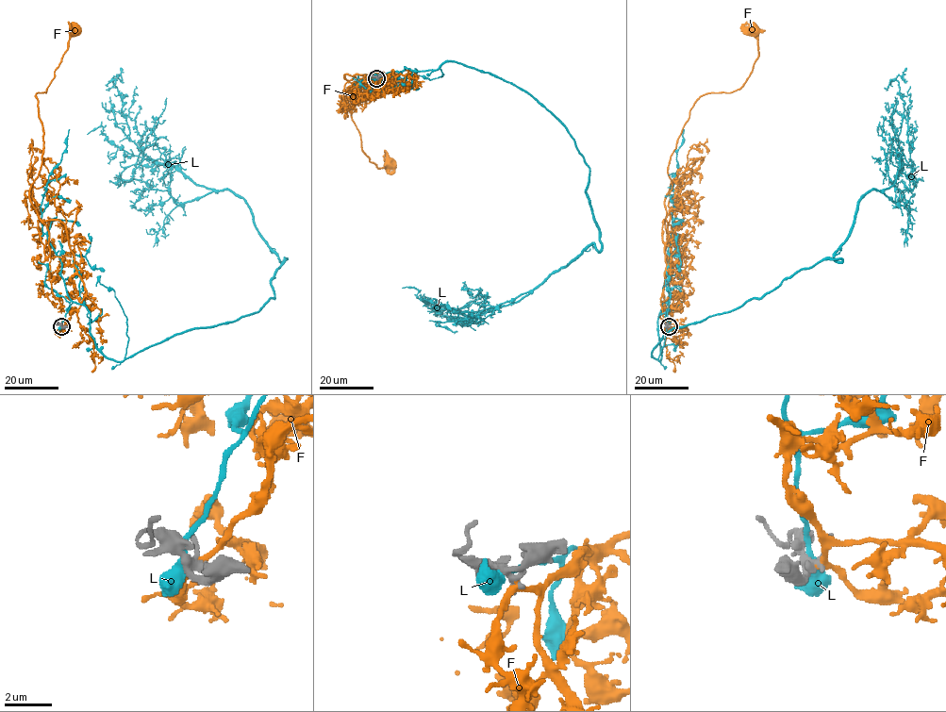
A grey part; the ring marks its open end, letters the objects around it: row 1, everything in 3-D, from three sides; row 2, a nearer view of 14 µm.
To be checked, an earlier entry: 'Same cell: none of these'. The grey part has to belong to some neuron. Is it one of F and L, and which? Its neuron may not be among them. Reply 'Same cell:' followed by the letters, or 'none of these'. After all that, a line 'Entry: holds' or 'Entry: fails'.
Same cell: none of these
Entry: holds

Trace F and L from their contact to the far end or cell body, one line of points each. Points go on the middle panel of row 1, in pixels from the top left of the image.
F: (377, 78), (401, 73), (344, 75), (356, 79), (351, 115), (361, 149), (378, 168), (388, 164)
L: (375, 77), (450, 61), (498, 76), (589, 169), (599, 251), (516, 302), (436, 316)

